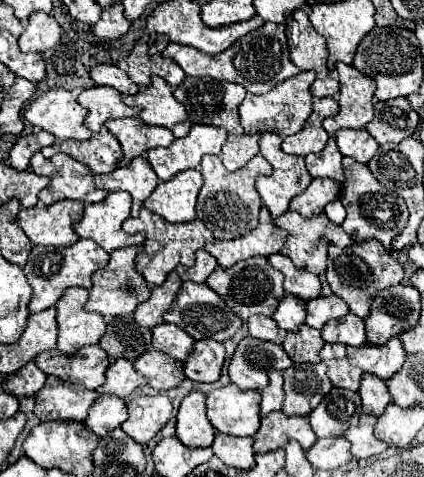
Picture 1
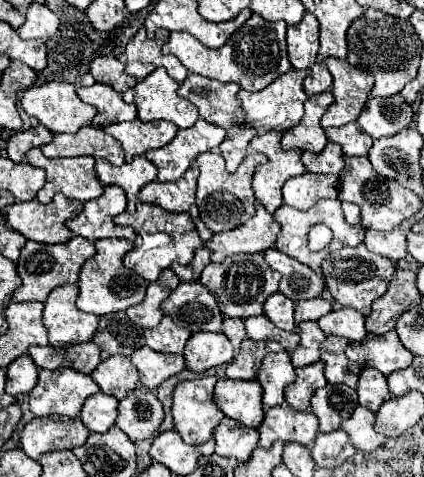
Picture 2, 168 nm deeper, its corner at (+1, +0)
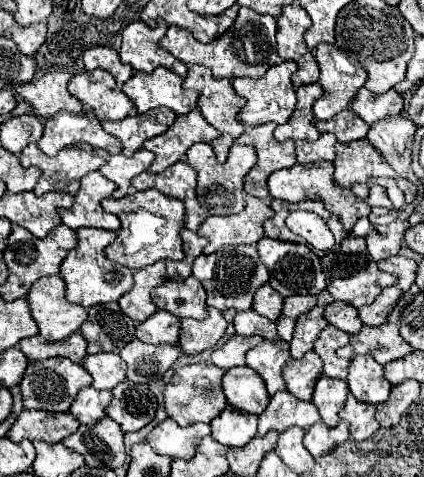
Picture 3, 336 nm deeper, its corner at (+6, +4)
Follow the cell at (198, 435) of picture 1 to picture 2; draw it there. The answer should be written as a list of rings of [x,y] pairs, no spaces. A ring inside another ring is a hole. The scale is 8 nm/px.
[[[202,377],[194,381],[180,381],[174,389],[174,427],[188,445],[206,443],[212,437],[214,427],[224,419],[212,399],[214,383],[216,377]]]

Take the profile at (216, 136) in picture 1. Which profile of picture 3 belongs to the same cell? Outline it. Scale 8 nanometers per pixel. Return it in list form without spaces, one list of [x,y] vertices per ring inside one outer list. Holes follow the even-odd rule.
[[[193,109],[187,115],[179,115],[163,135],[145,141],[143,147],[155,153],[155,161],[151,163],[149,171],[165,171],[169,165],[181,161],[191,145],[201,141],[209,143],[215,137],[219,137],[219,131],[205,121],[199,109]]]

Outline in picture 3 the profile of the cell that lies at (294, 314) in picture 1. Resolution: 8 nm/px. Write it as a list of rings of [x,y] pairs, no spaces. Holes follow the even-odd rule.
[[[265,283],[261,289],[257,289],[257,293],[253,297],[253,309],[259,315],[263,315],[263,317],[267,317],[271,321],[279,319],[281,303],[283,303],[283,297],[277,295],[277,291],[269,283]]]

